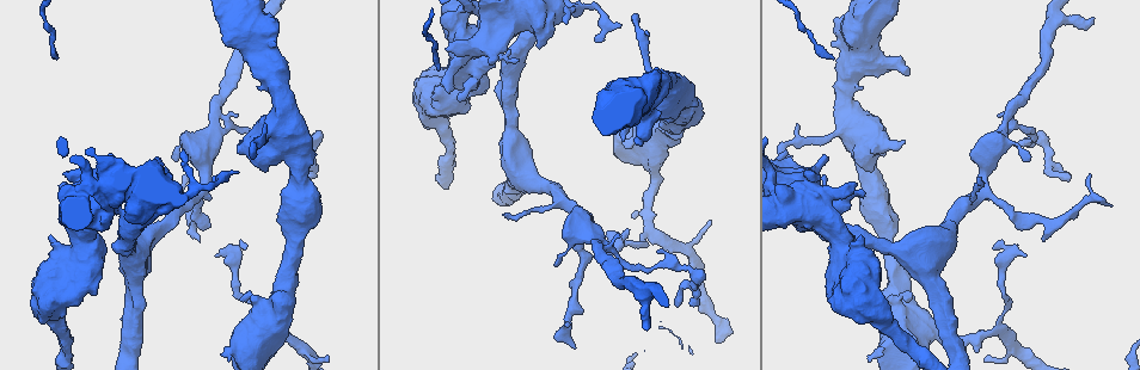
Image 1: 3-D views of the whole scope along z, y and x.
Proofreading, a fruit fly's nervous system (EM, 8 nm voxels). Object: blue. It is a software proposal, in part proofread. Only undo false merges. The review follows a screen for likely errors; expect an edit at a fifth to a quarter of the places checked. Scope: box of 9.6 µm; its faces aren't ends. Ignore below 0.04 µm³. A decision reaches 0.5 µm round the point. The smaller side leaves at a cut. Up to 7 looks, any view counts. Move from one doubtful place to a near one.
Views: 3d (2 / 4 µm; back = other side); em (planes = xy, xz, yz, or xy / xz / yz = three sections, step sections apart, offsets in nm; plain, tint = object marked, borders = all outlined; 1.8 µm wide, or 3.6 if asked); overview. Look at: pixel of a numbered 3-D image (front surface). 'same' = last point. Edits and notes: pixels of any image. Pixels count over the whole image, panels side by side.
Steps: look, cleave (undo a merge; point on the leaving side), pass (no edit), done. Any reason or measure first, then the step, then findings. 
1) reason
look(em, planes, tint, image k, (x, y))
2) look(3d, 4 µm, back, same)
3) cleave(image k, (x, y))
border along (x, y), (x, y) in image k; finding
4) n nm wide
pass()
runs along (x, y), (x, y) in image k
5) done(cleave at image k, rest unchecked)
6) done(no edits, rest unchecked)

sudden change in width
look(em, yz, step 8, tint, image 1, (1001, 276))

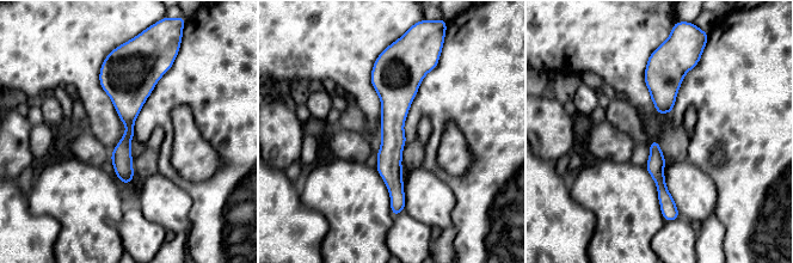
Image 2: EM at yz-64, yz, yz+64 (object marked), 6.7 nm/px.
cut it another way
look(em, planes, tint, same)

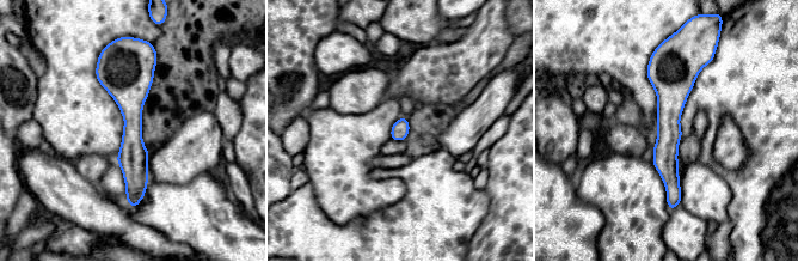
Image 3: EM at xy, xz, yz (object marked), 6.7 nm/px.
pass()
runs along (662, 56), (674, 200) in image 3; continuous, no second neuron

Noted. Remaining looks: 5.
three arms meet
look(em, 3.6 µm, xz, step 8, plain, image 1, (213, 132))

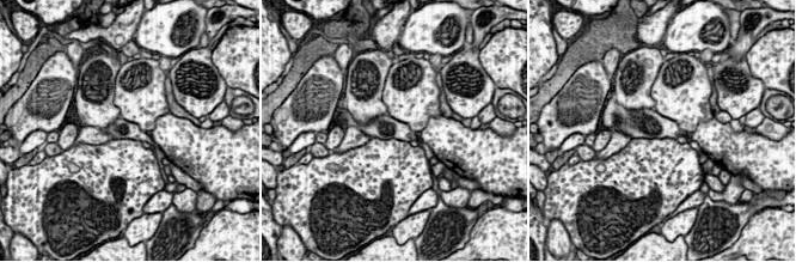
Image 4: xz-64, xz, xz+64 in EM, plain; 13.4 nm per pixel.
look(em, 3.6 µm, xz, step 8, tint, same)

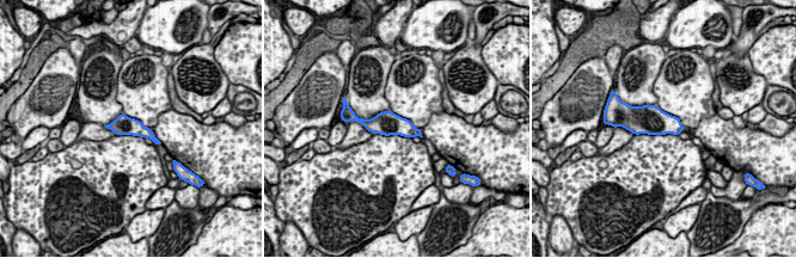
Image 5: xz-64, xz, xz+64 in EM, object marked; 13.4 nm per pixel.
260 nm wide
pass()
all the same neuron

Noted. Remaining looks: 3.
sharp bend
look(em, 3.6 µm, xz, step 8, tint, image 1, (135, 210))

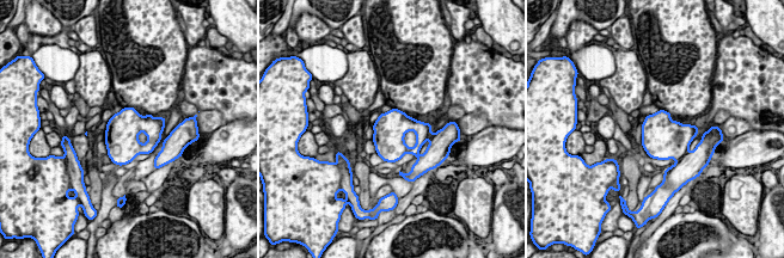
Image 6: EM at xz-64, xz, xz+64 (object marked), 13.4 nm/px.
cut it another way
look(em, 3.6 µm, planes, tint, same)

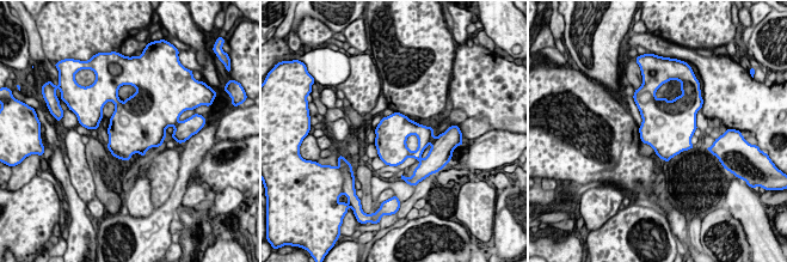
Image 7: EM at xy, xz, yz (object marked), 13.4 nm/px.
cleave(image 7, (442, 148))
border along (434, 138), (430, 141) in image 7; a second neuron is stuck on

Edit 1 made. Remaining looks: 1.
done(cleave at image 7, rest unchecked)

